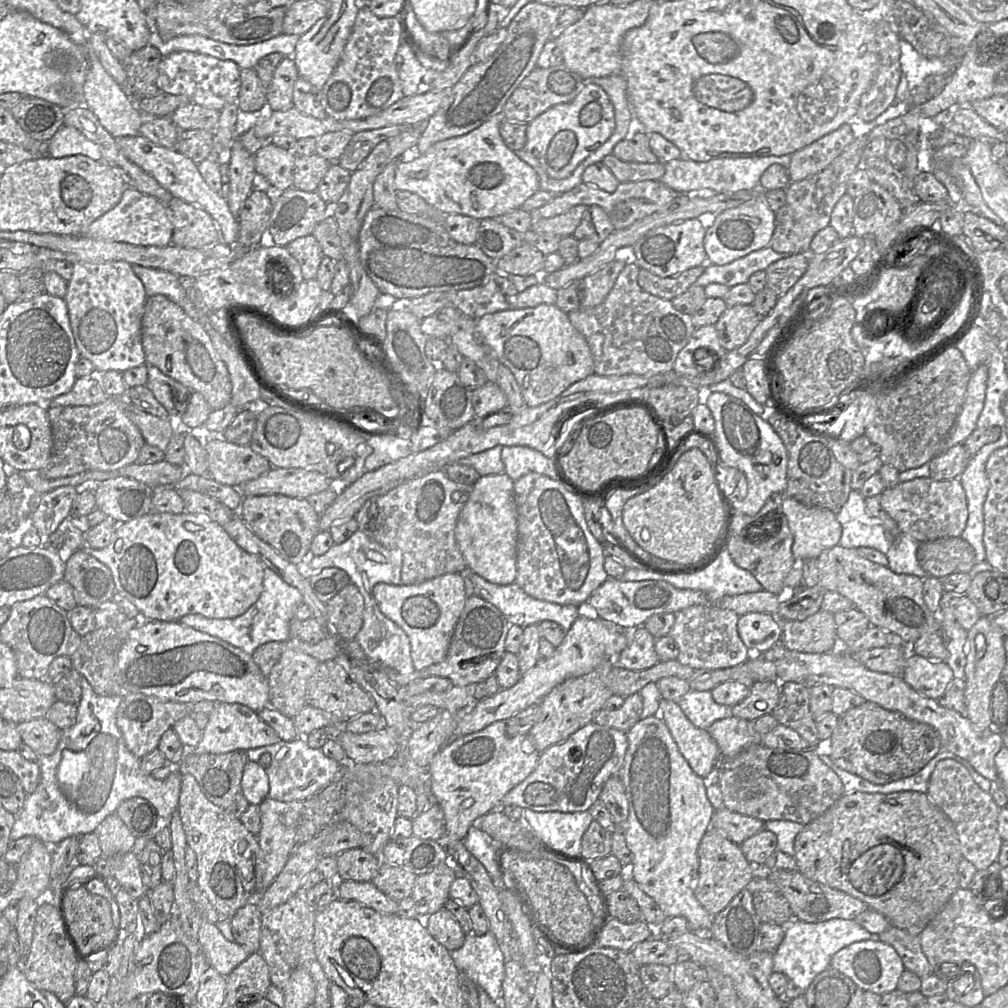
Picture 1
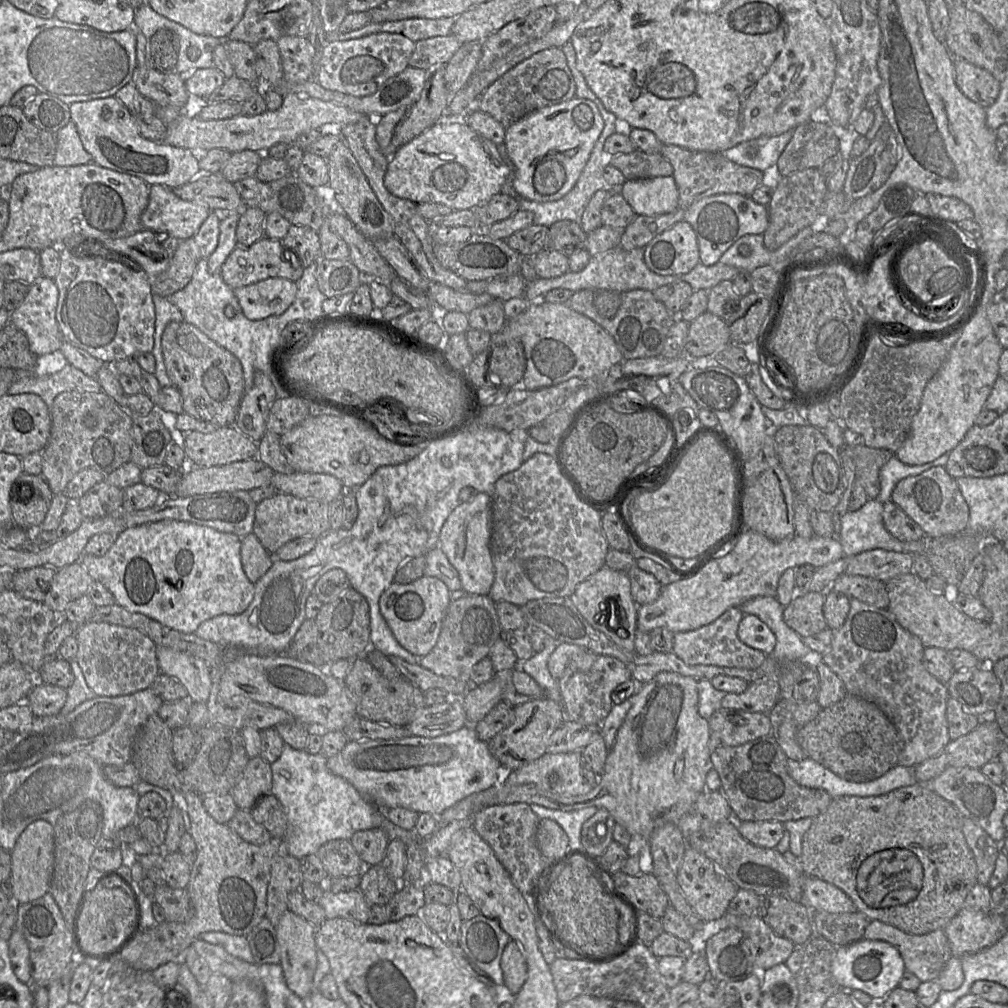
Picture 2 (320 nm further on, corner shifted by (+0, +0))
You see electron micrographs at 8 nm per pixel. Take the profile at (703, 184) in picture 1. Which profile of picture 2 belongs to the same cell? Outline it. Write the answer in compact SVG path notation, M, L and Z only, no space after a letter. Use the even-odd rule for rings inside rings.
M790 129L778 136L761 136L739 143L721 153L736 164L763 172L777 164L793 133L794 130Z

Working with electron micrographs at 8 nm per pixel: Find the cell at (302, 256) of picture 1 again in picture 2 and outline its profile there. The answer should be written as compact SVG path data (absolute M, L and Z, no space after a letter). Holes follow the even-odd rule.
M291 224L288 233L281 242L286 249L293 250L300 257L303 268L321 258L319 235L308 226Z

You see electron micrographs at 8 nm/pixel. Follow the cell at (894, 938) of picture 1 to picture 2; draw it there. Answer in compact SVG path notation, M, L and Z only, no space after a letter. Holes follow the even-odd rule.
M870 921L863 934L863 939L884 941L893 945L899 951L905 969L917 976L921 982L937 981L952 956L950 943L944 929L937 929L923 935L912 935L886 923Z

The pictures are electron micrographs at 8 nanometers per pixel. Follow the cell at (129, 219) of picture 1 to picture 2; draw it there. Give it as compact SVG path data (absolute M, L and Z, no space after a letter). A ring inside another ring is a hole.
M150 185L149 202L140 217L143 229L155 233L167 233L179 240L193 238L211 210L207 206L179 198L172 189L162 185Z

